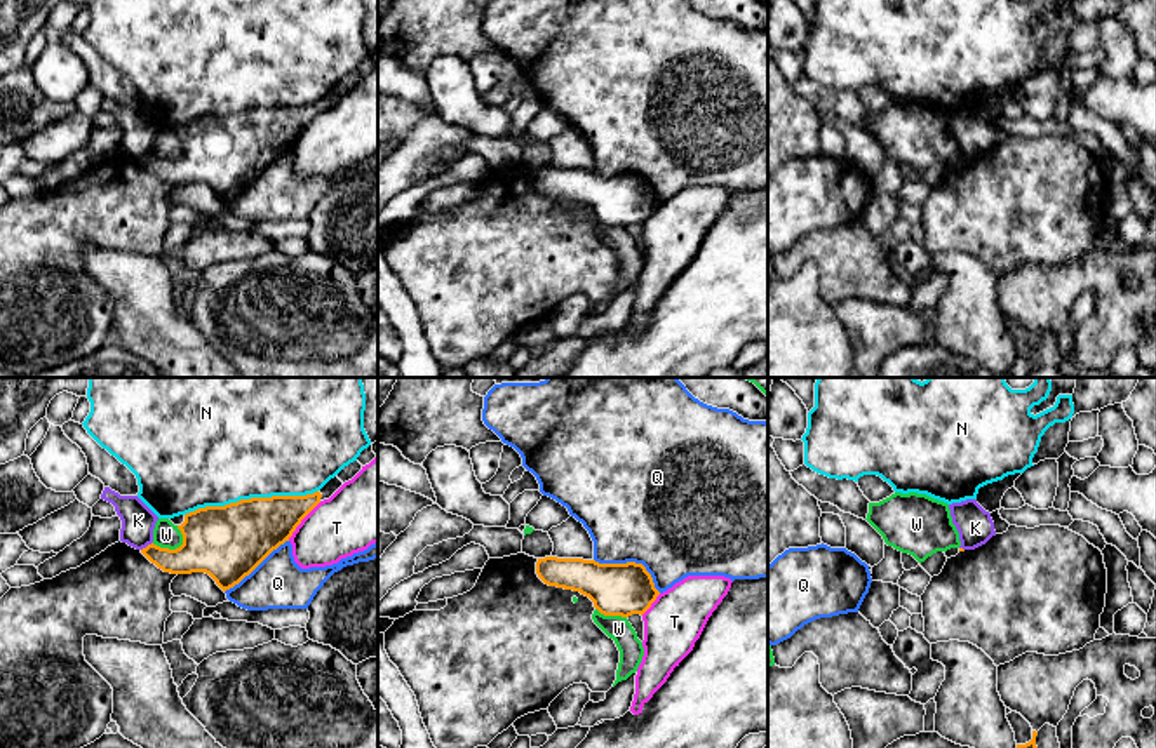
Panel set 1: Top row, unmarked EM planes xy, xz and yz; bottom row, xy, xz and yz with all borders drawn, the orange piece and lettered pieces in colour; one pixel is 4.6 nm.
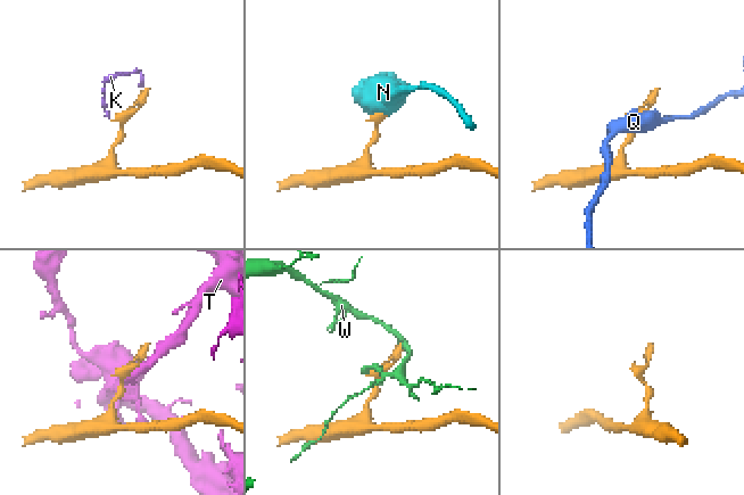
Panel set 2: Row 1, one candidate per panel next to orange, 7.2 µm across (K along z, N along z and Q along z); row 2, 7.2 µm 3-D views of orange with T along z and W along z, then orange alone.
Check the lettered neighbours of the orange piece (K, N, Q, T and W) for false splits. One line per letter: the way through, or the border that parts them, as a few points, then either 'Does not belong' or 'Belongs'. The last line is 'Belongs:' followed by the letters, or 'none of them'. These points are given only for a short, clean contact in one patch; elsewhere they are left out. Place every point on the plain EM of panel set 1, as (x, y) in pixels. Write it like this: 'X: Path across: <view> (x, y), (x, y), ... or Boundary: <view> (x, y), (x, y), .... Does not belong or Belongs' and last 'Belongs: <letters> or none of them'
K: Boundary: xy (152, 152), (141, 160). Does not belong
N: Does not belong
Q: Does not belong
T: Does not belong
W: Does not belong
Belongs: none of them

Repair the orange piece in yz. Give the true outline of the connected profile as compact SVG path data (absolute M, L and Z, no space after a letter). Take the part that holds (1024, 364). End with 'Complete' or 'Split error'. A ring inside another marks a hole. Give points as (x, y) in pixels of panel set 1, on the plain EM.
M1032 341L1032 350L1029 353L1017 355L1013 365L1006 371L1003 377L1029 377L1029 372L1038 364L1036 346L1038 343Z. Complete

